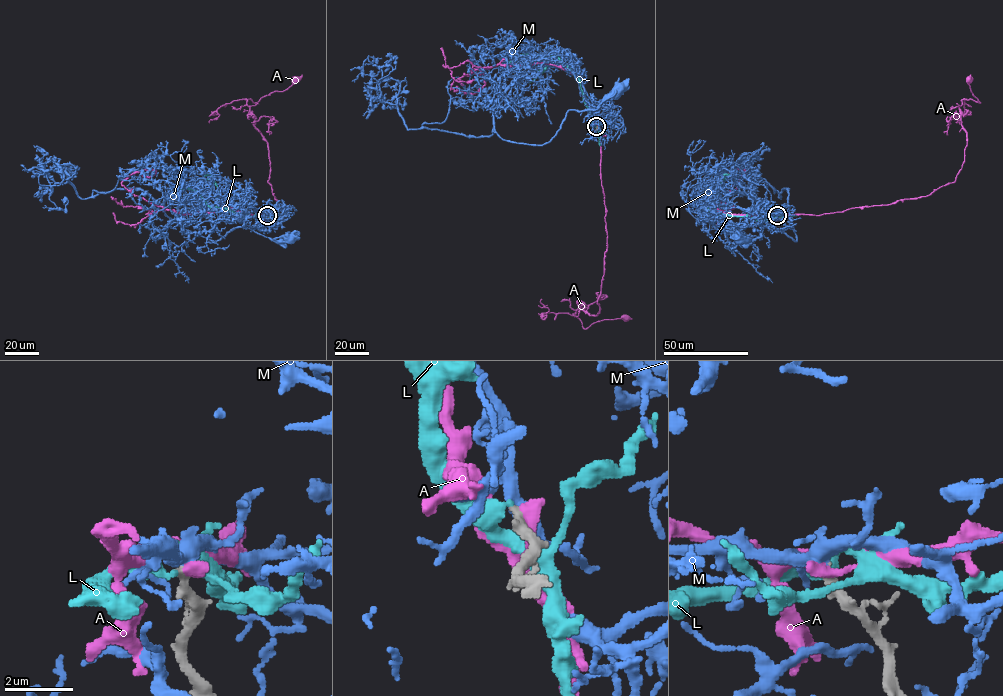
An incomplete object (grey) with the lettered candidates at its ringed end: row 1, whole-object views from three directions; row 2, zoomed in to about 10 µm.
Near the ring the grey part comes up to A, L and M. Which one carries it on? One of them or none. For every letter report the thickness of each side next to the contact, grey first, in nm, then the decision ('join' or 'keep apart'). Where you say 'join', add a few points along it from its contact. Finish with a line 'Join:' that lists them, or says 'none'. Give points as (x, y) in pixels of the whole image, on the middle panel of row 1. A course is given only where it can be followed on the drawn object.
A: 320/400 nm | keep apart
L: 280/380 nm | keep apart
M: 280/400 nm | join | via (596, 125), (562, 67), (522, 75), (493, 109), (501, 138), (543, 144), (620, 87)
Join: M

